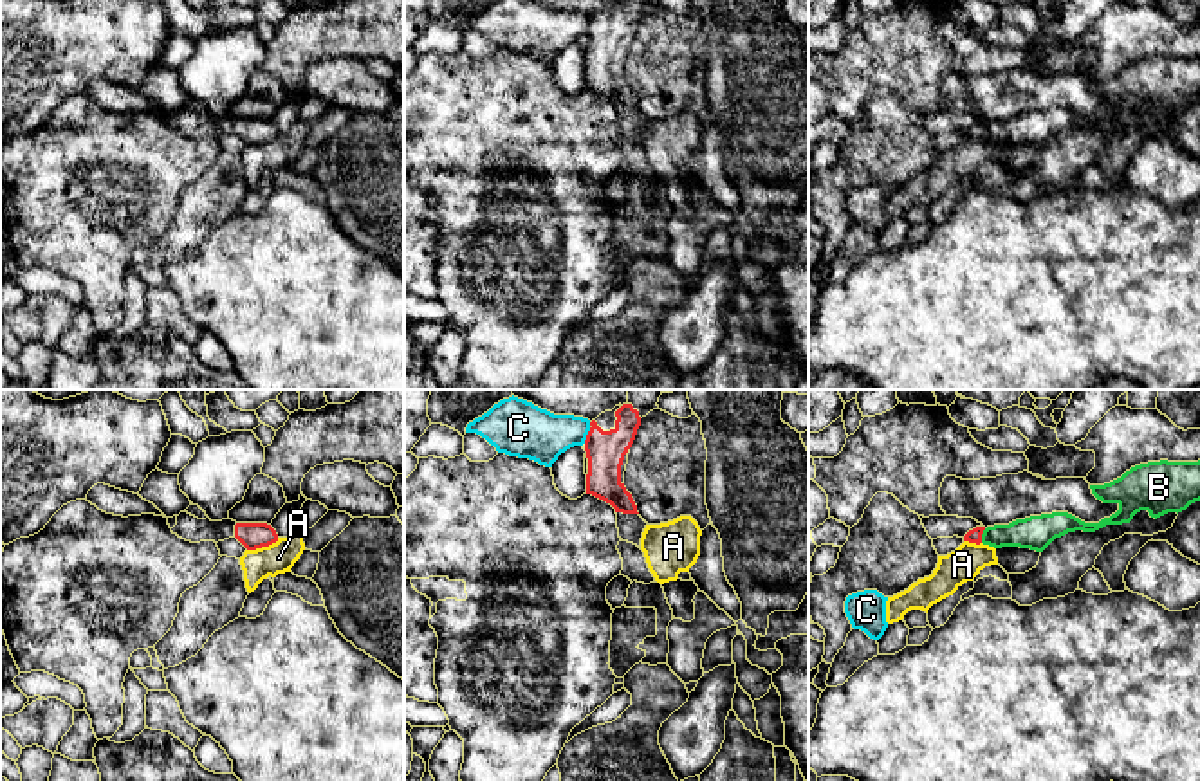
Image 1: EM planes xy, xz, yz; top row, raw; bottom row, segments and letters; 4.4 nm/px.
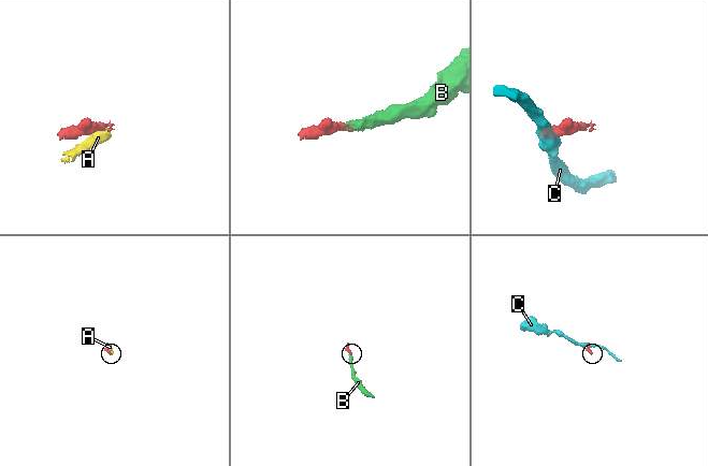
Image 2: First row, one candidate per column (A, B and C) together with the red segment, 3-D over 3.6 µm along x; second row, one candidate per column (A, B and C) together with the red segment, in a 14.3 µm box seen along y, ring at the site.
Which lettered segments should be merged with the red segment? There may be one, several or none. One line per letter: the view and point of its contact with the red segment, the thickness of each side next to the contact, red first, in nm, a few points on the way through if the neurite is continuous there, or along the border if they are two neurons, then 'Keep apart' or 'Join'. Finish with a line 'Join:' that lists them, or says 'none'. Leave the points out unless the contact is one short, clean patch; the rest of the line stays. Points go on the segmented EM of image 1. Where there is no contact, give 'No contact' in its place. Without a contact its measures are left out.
A: Touches red at xy (262, 545). Thickness 120 nm (red) against 140 nm. Boundary: xy (278, 538), (248, 551). Keep apart
B: Touches red at yz (980, 536). Thickness 60 nm (red) against 160 nm. Path across: yz (973, 536), (980, 536), (1036, 532). Join
C: Touches red at xz (587, 435). Thickness 180 nm (red) against 240 nm. Boundary: xz (590, 428), (583, 442). Keep apart
Join: B

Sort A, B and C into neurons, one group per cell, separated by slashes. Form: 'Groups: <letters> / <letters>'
Groups: A / B / C

